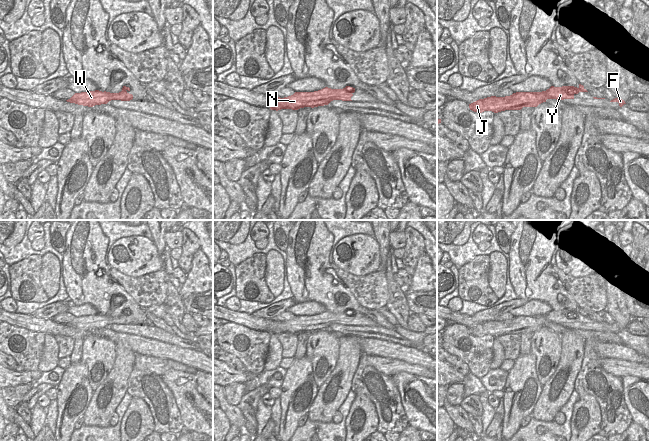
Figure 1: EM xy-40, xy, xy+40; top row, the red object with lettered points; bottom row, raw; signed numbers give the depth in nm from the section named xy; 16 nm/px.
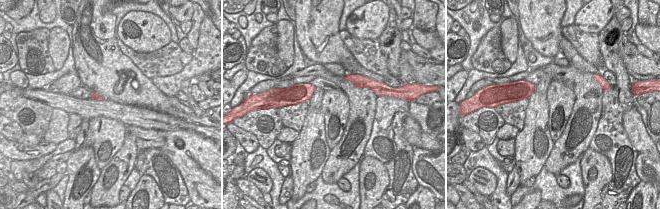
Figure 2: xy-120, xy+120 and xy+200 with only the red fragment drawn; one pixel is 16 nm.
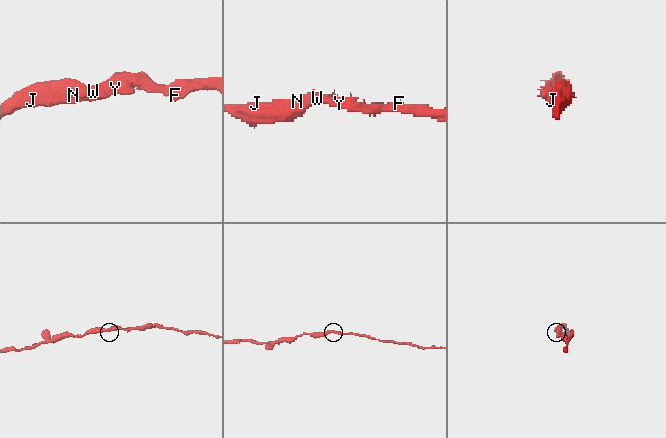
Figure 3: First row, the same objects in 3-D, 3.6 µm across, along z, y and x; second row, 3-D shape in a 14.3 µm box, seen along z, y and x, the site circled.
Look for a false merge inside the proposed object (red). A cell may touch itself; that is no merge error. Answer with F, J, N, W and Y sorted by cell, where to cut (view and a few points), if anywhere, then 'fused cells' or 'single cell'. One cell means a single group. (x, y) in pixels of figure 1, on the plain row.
F J N W Y; no cut; single cell

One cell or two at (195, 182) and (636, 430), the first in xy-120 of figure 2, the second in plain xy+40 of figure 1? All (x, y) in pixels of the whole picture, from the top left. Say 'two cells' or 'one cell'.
two cells

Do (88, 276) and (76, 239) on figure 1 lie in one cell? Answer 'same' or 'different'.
same

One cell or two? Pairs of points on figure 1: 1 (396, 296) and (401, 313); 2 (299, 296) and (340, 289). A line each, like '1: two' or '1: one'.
1: one
2: one

